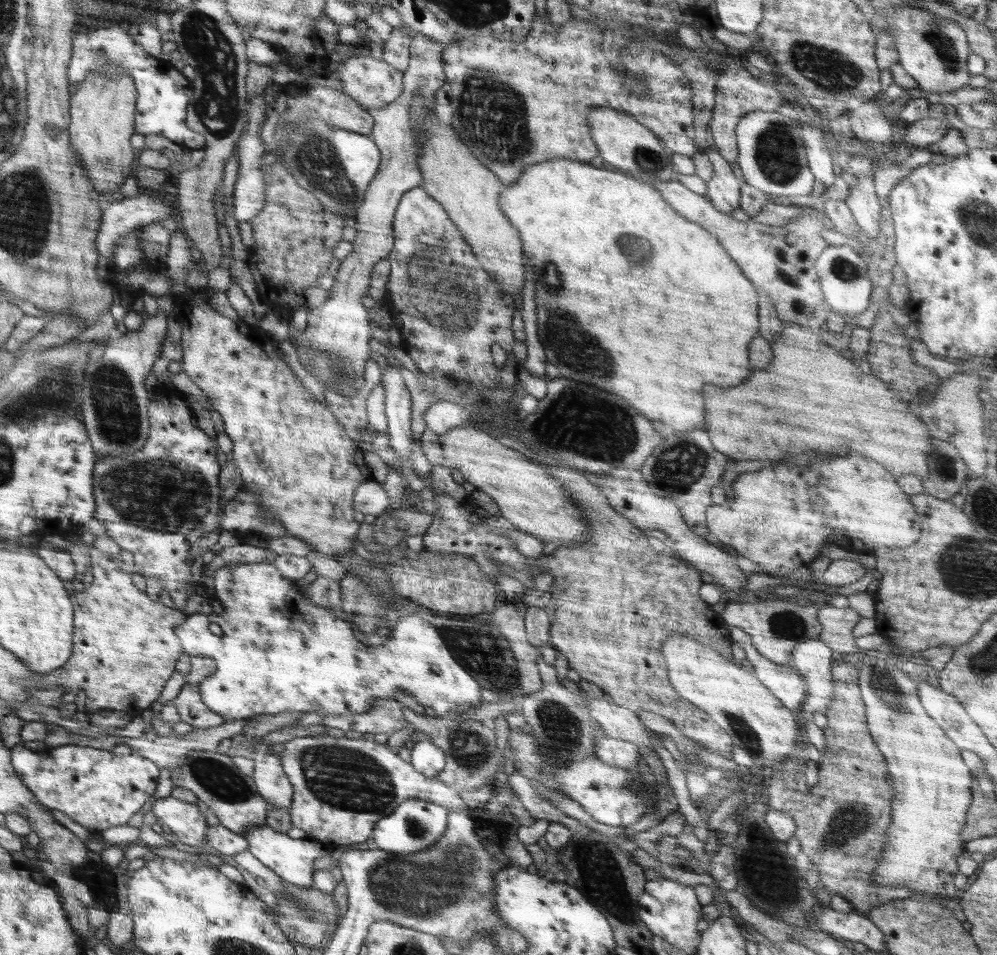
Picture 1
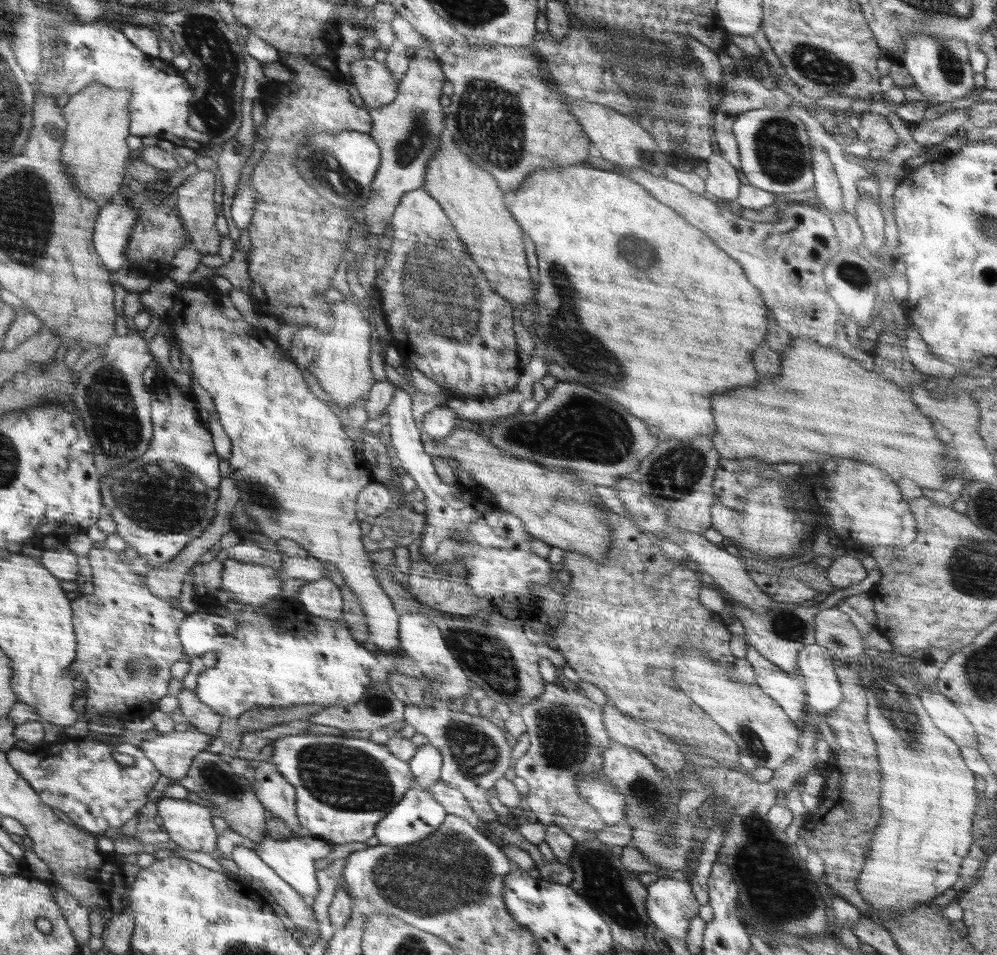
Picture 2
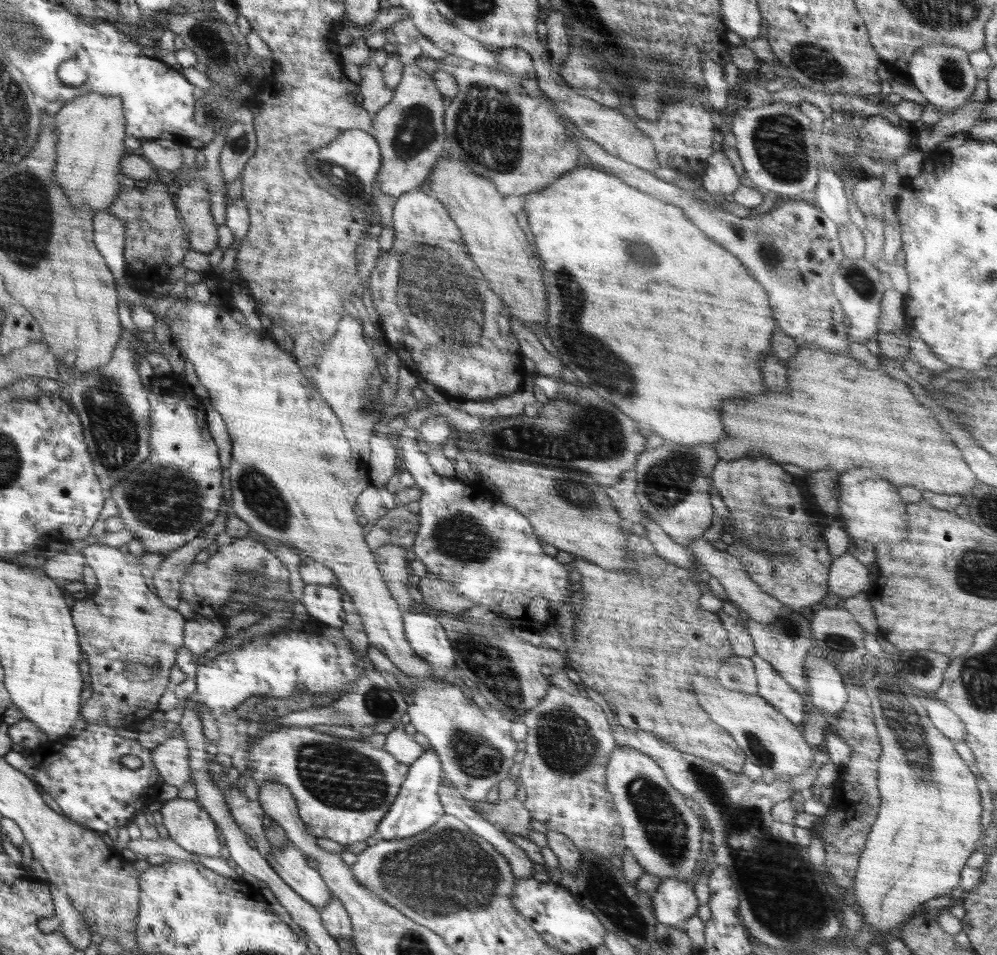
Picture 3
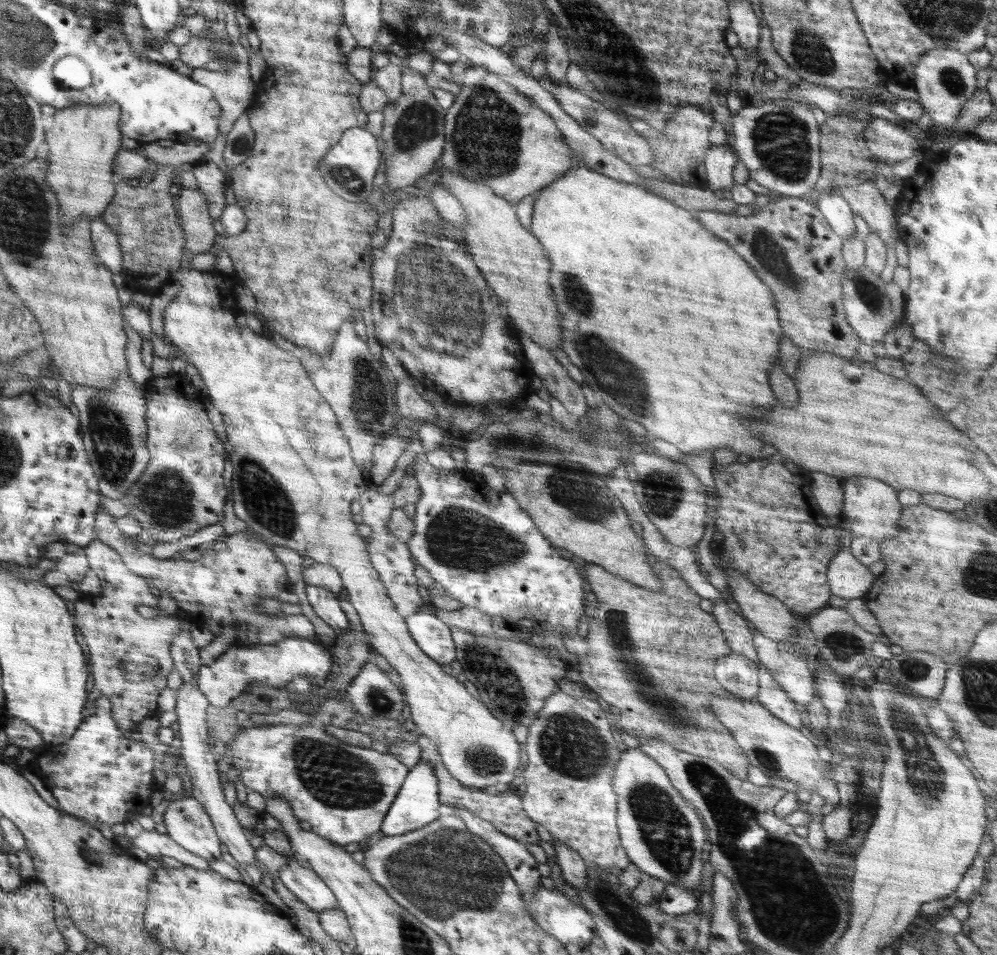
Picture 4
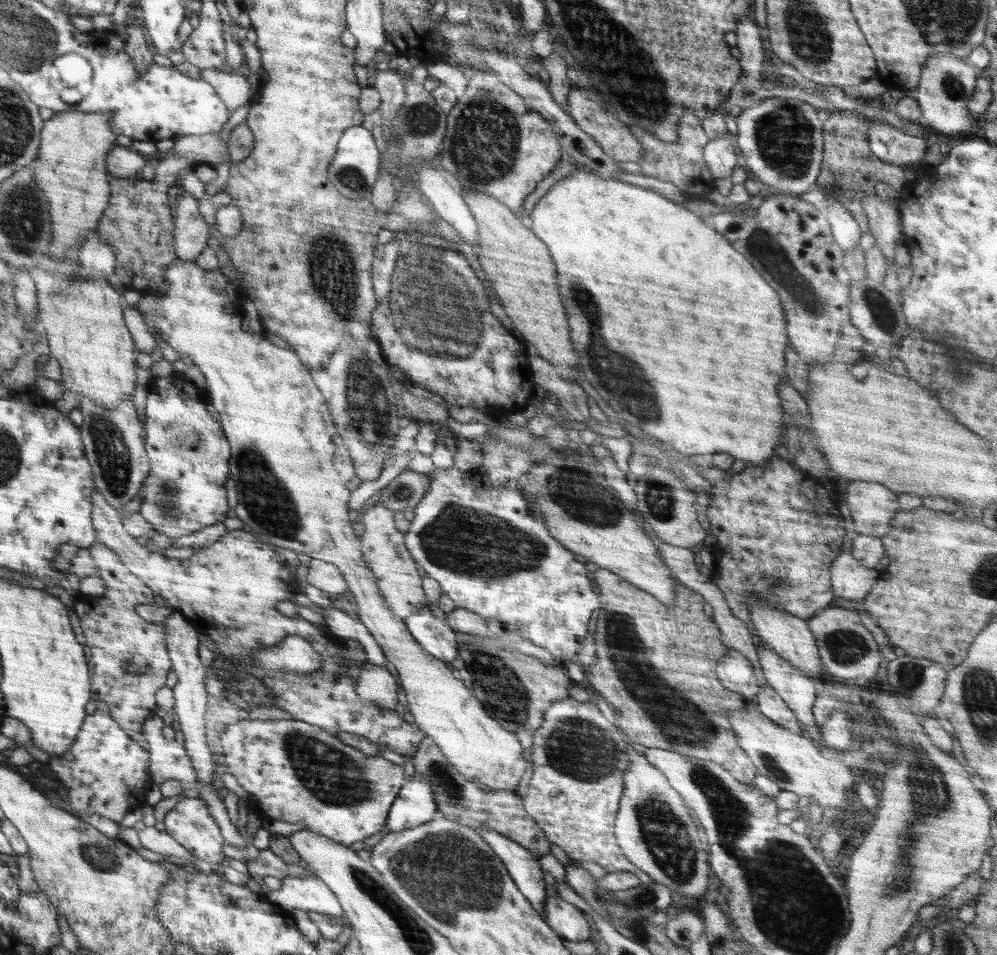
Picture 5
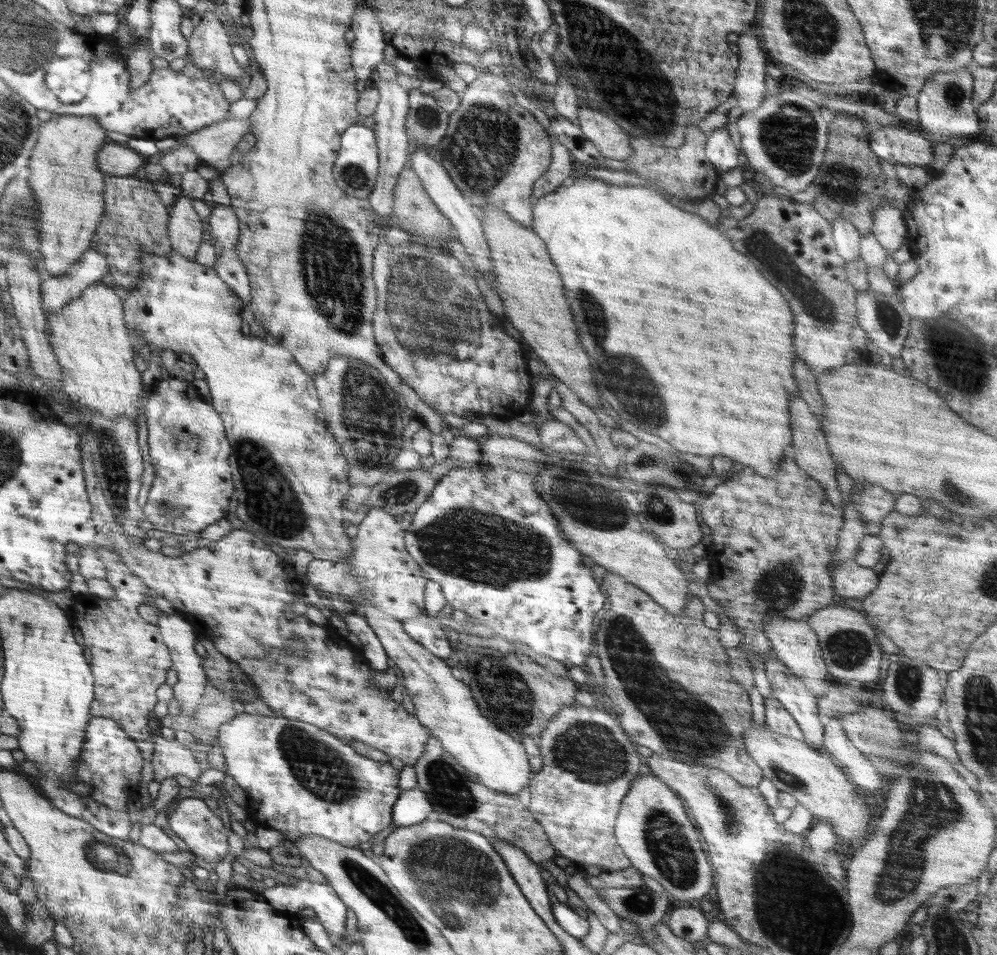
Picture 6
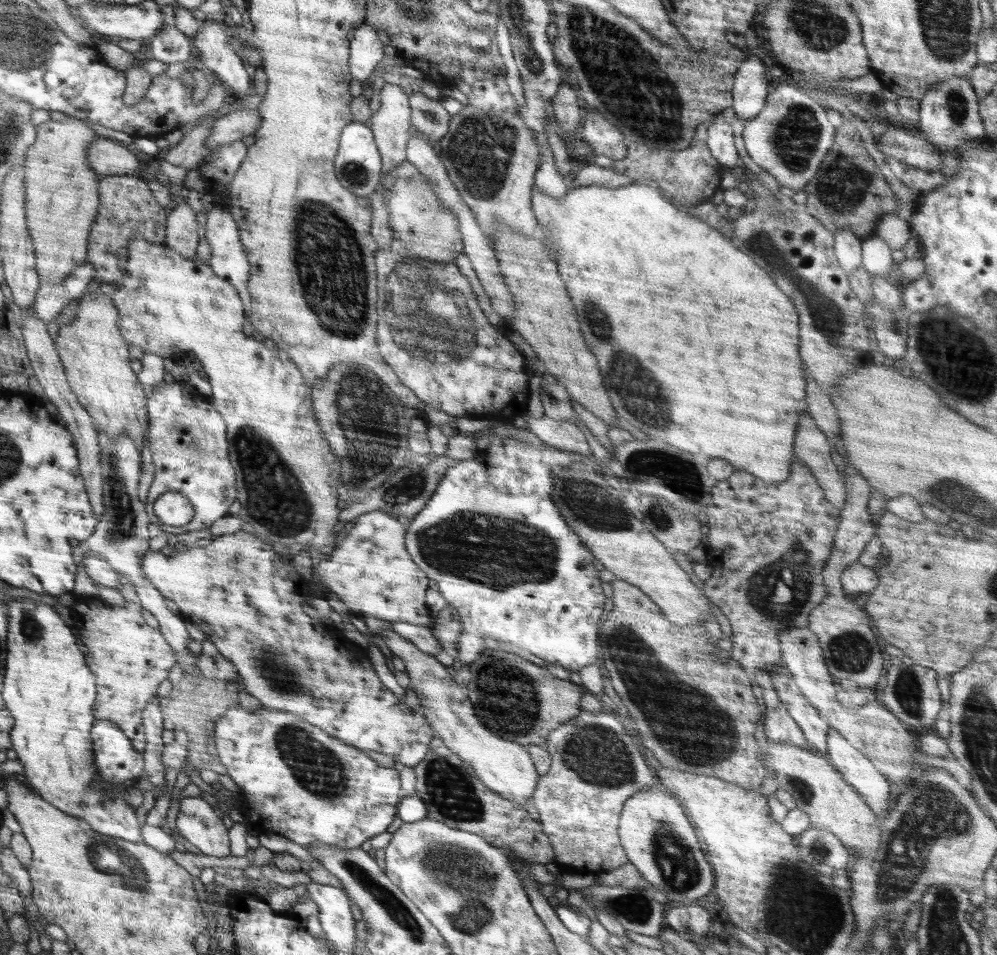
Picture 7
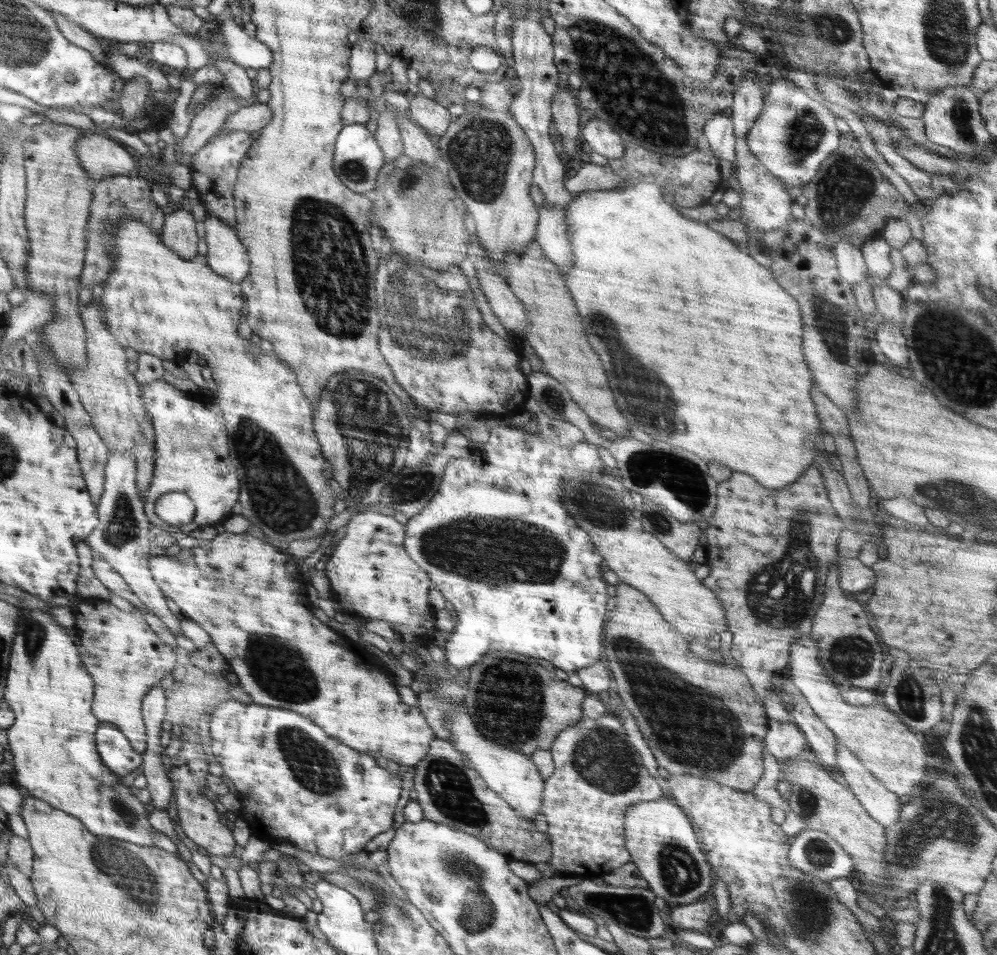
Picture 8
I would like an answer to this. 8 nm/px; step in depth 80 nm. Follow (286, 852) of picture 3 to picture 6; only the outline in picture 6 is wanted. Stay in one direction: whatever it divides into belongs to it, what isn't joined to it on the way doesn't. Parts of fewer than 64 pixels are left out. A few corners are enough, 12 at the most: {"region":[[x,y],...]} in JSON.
{"region":[[298,879],[264,888],[281,913],[312,908],[331,938],[345,938],[348,907],[328,884]]}

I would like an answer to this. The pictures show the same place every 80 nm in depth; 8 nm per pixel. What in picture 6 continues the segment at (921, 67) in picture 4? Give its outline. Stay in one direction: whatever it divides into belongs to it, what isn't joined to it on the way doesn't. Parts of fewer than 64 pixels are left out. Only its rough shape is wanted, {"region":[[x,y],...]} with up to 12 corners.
{"region":[[967,70],[929,76],[917,96],[934,143],[980,134]]}

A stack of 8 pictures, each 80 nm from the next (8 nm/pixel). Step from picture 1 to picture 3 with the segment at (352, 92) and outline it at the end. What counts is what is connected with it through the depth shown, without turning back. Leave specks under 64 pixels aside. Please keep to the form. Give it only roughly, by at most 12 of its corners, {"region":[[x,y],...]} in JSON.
{"region":[[374,61],[360,66],[359,100],[371,114],[389,104],[386,86]]}

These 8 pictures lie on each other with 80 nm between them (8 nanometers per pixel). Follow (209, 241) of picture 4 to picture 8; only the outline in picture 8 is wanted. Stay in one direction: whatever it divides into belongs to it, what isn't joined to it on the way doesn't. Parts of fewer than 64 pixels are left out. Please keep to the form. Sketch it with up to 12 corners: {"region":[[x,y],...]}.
{"region":[[183,207],[165,216],[161,240],[196,256],[196,226]]}

